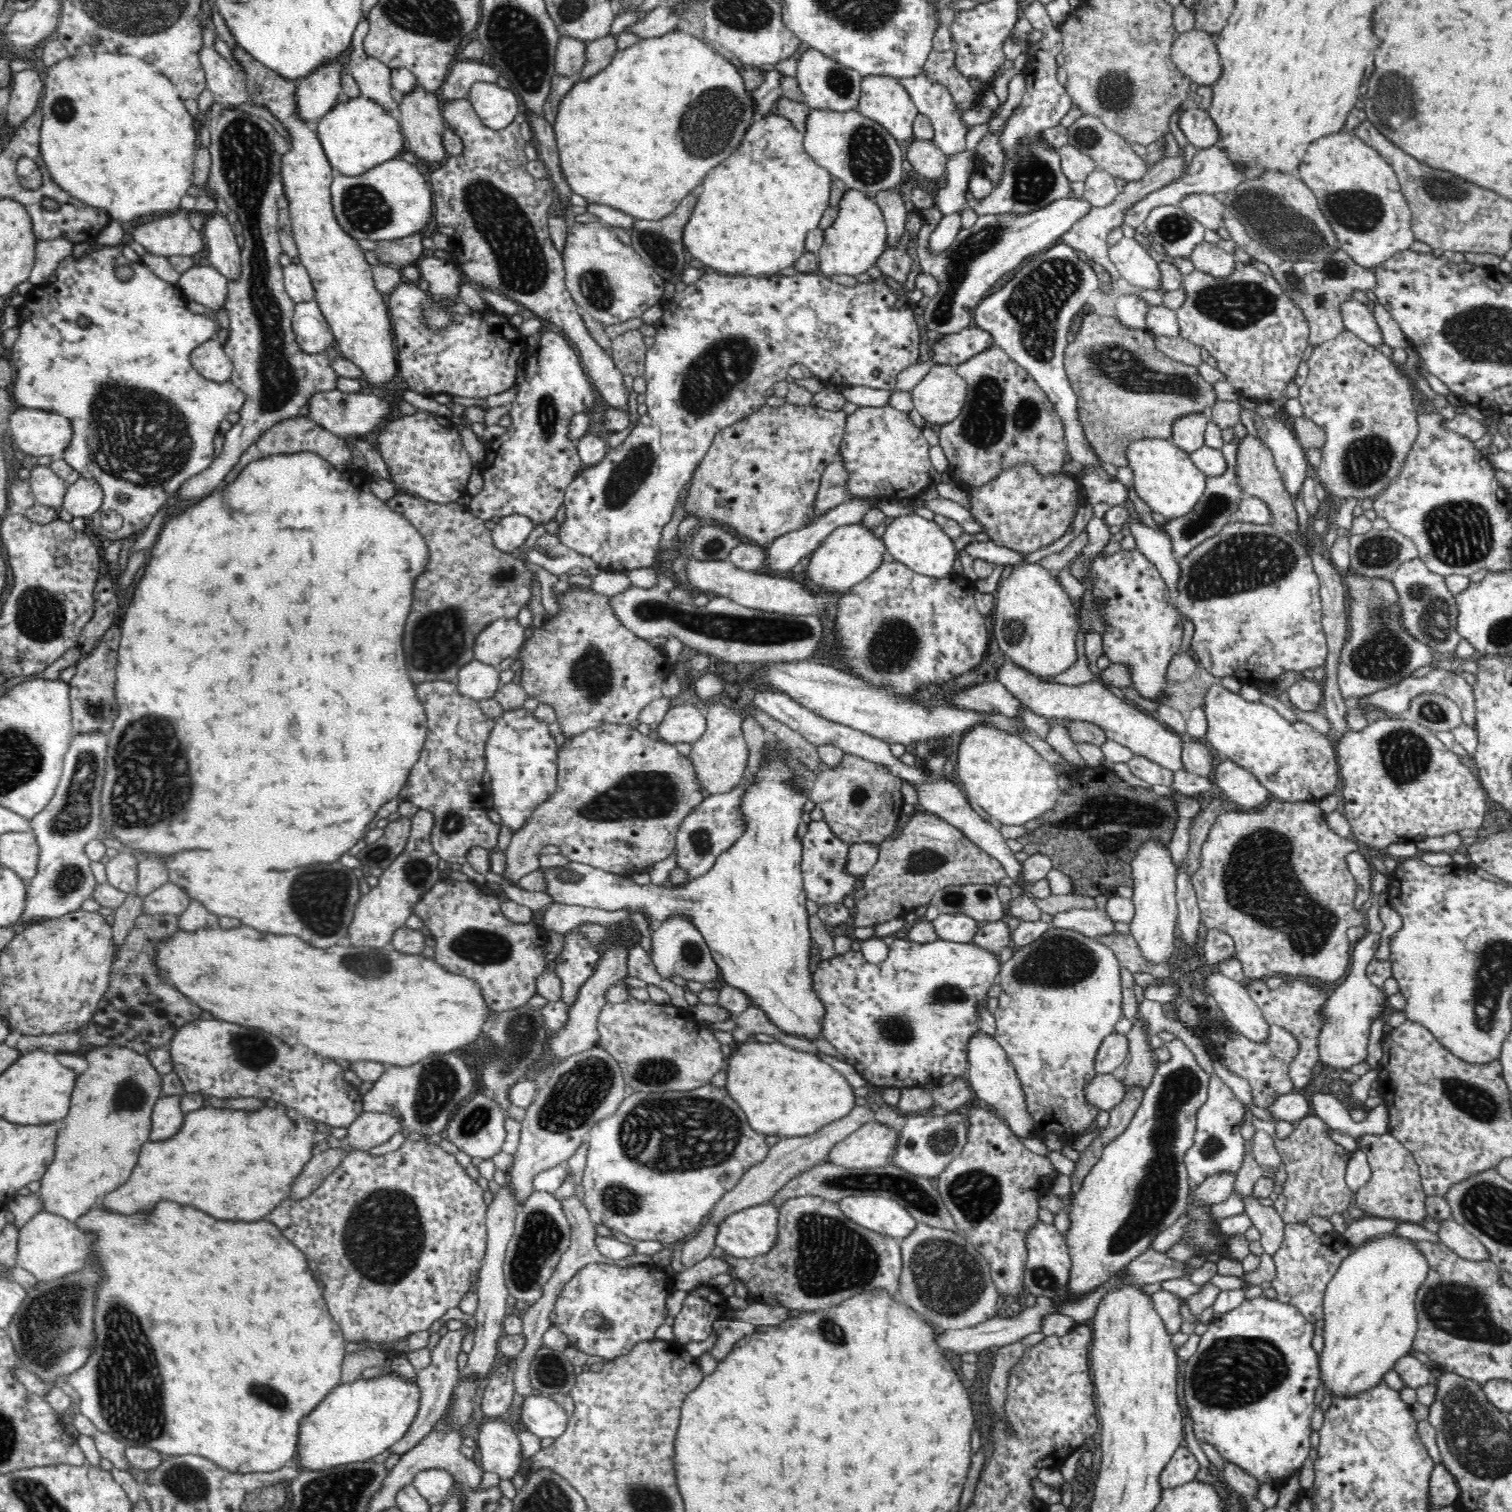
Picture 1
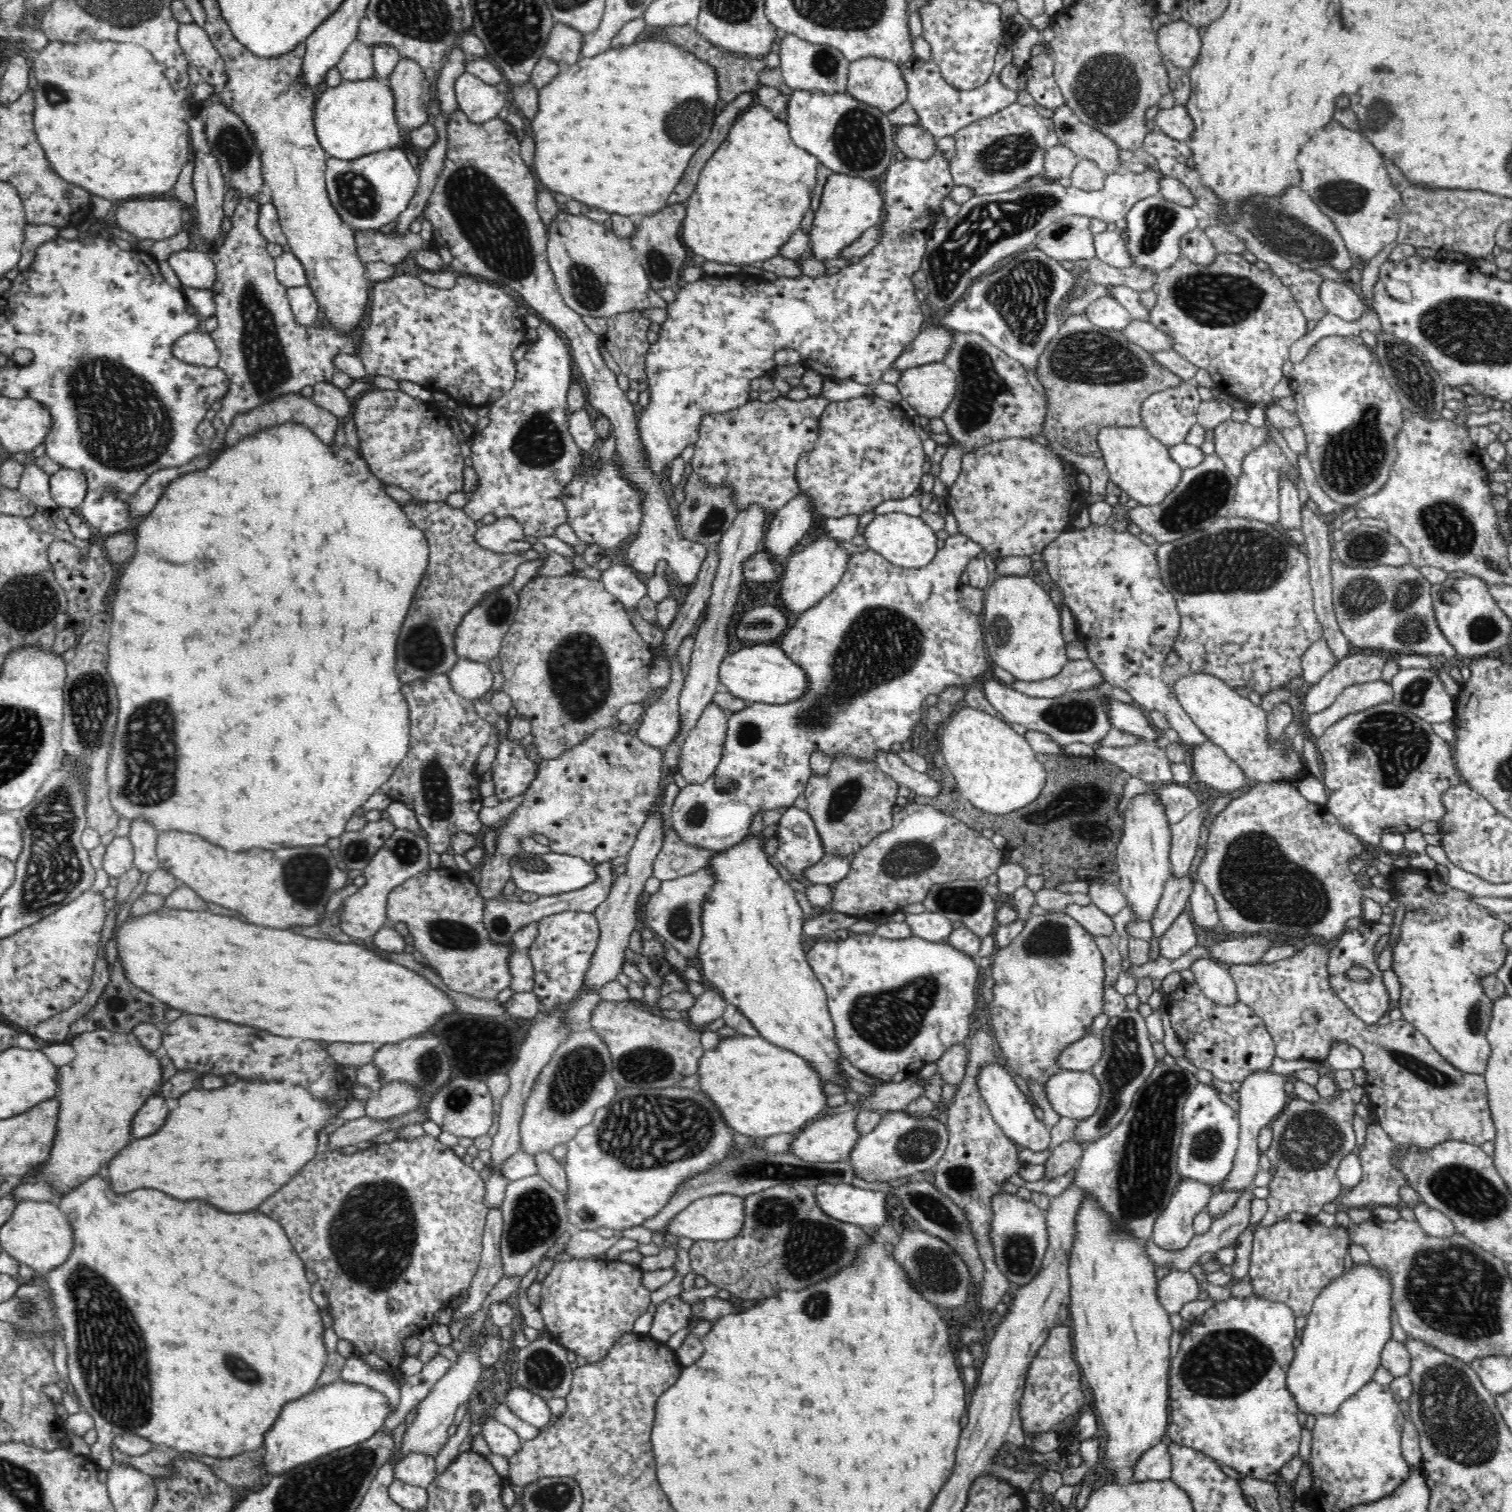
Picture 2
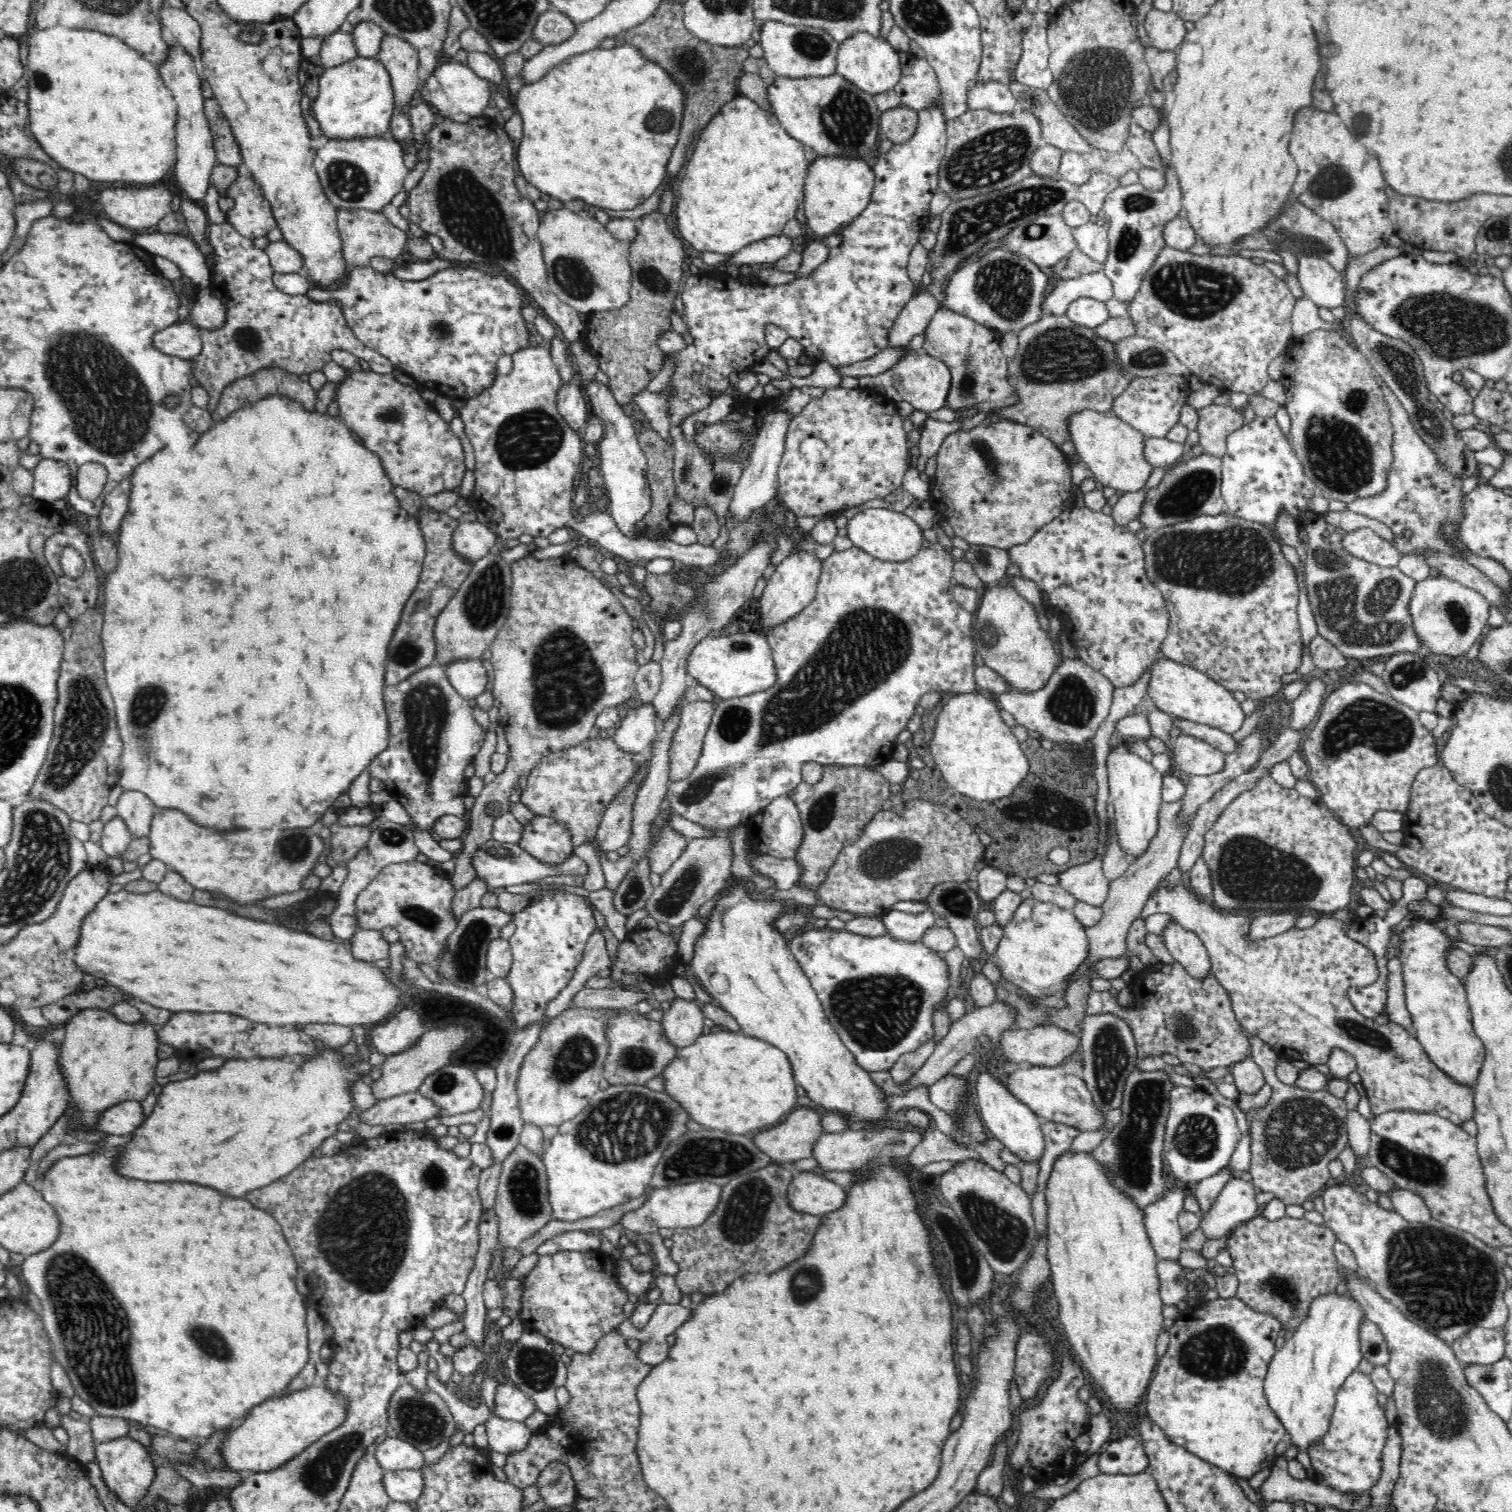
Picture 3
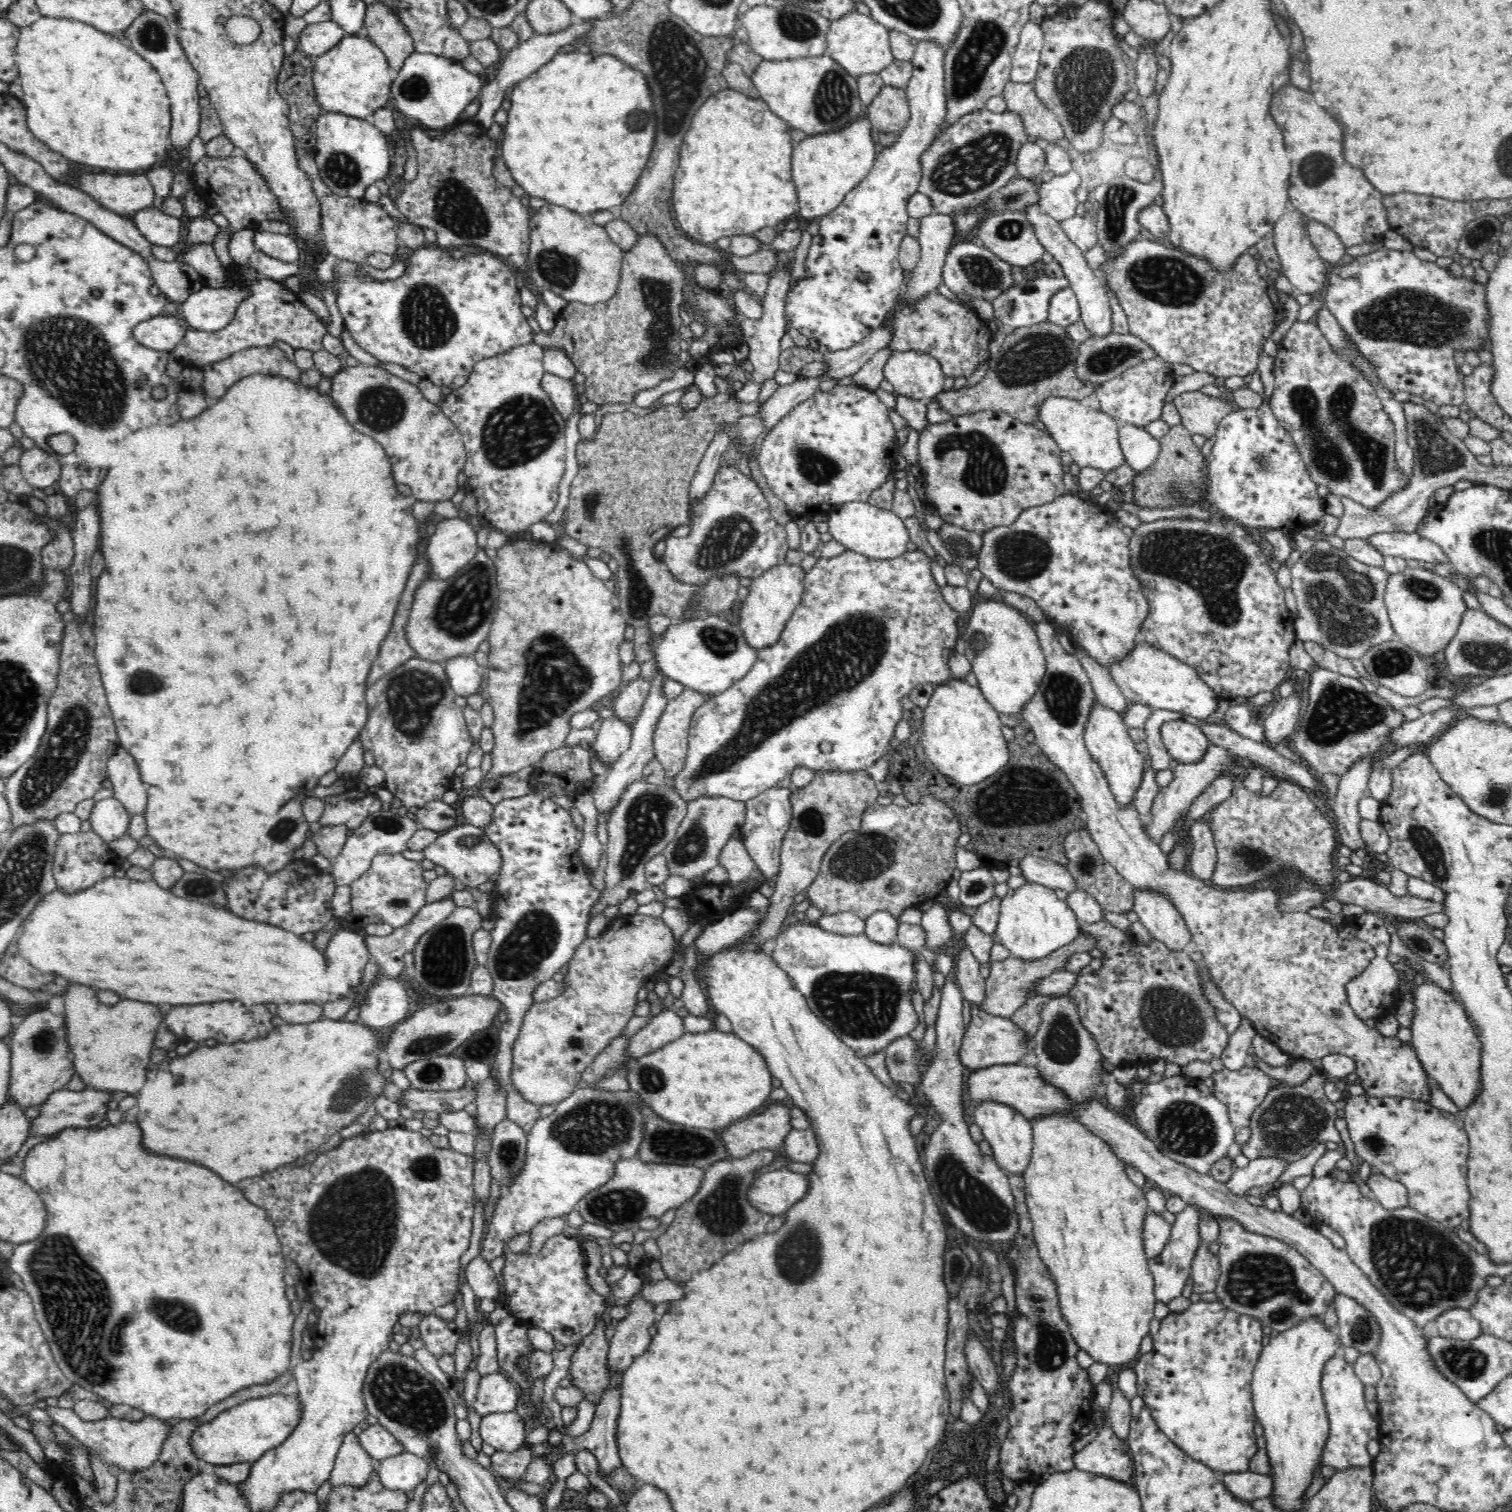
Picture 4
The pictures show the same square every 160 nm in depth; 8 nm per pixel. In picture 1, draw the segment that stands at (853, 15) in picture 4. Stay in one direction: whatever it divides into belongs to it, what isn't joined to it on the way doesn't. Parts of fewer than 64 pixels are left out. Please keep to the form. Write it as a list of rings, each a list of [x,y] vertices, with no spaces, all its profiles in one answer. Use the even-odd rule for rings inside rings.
[[[863,77],[860,84],[860,98],[857,109],[864,117],[884,126],[903,147],[914,140],[913,123],[919,116],[919,111],[914,105],[912,98],[898,79],[894,77]]]

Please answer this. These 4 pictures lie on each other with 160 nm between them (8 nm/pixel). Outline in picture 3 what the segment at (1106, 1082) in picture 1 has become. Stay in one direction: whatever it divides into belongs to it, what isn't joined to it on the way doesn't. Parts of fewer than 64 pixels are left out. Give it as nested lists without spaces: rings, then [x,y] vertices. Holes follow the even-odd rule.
[[[1042,1065],[1028,1066],[1028,1070],[1016,1070],[1008,1078],[1008,1090],[1034,1111],[1042,1121],[1062,1123],[1082,1131],[1098,1130],[1104,1126],[1105,1117],[1093,1101],[1083,1078],[1066,1074],[1064,1068]]]

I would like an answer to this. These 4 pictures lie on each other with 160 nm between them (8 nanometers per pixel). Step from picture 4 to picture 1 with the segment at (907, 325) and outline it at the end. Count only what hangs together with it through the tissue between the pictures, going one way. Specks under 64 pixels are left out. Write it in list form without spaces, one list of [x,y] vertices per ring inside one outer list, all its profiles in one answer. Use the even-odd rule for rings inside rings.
[[[997,345],[983,349],[955,368],[966,381],[966,404],[954,420],[942,424],[939,430],[939,445],[948,459],[952,481],[960,487],[986,484],[1000,469],[1024,461],[1044,476],[1062,472],[1067,451],[1063,422],[1026,369]]]

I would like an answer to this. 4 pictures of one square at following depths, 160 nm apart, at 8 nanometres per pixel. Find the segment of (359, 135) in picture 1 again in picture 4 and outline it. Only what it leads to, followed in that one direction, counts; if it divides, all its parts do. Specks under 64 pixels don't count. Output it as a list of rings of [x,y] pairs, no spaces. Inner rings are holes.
[[[365,32],[342,36],[335,48],[314,58],[313,84],[324,113],[342,113],[371,122],[371,117],[390,102],[391,69],[382,50]]]

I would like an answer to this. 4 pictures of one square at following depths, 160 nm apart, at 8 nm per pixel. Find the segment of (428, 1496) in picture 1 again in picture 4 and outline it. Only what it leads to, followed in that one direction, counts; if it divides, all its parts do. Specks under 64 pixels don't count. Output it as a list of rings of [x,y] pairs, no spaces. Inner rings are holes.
[[[378,1423],[362,1426],[357,1431],[357,1437],[362,1448],[372,1459],[381,1461],[388,1456],[394,1456],[404,1451],[402,1443]]]

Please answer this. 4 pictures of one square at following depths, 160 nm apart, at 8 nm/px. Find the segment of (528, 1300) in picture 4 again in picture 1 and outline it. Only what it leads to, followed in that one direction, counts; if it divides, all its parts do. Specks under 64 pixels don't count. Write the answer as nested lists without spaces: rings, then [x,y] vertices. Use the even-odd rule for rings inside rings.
[[[605,1263],[586,1264],[580,1268],[563,1286],[562,1293],[558,1294],[554,1304],[556,1314],[555,1324],[569,1340],[569,1345],[582,1350],[590,1356],[598,1356],[605,1360],[612,1360],[630,1352],[634,1344],[644,1340],[654,1340],[656,1329],[664,1324],[668,1310],[666,1298],[674,1289],[675,1281],[670,1270],[655,1266],[618,1267]]]

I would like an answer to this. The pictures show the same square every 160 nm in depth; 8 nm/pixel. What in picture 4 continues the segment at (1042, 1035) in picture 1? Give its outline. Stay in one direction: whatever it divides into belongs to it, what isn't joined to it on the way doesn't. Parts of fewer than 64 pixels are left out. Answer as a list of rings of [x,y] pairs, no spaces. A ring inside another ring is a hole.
[[[1026,880],[1021,887],[1009,889],[1002,898],[994,936],[1014,958],[1038,960],[1074,942],[1078,936],[1079,922],[1066,900],[1060,900],[1053,889]]]

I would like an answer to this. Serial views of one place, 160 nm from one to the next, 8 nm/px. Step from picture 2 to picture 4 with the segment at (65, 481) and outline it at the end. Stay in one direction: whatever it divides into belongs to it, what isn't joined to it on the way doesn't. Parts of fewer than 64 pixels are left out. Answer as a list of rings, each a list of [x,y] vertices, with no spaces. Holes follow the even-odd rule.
[[[38,447],[31,449],[22,448],[22,456],[18,466],[22,469],[24,478],[33,488],[44,489],[52,486],[55,489],[60,477],[60,463],[58,456],[53,452],[48,453]]]

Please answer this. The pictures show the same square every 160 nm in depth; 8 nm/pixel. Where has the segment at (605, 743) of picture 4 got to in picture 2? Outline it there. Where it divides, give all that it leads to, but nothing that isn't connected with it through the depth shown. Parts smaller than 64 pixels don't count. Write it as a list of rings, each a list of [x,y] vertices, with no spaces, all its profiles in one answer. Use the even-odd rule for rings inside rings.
[[[676,656],[670,662],[671,679],[665,692],[644,710],[644,716],[639,721],[637,736],[644,744],[662,748],[670,744],[680,732],[679,696],[686,678],[687,668]]]

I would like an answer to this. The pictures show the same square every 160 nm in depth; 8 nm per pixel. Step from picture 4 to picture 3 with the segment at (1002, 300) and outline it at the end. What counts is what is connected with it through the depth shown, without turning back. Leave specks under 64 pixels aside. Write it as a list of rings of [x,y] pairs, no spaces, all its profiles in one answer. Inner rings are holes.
[[[1104,271],[1084,274],[1078,278],[1068,278],[1068,280],[1058,278],[1053,291],[1042,300],[1042,306],[1040,306],[1042,316],[1046,316],[1043,314],[1046,308],[1051,309],[1054,315],[1064,315],[1068,310],[1068,304],[1080,297],[1095,298],[1103,302],[1115,300],[1112,283]]]

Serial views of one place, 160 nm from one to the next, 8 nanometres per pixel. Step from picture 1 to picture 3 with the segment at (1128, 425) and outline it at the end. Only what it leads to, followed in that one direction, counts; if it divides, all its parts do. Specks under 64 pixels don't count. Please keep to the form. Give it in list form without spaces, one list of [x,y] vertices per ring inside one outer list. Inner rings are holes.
[[[1066,315],[1044,316],[1036,324],[1027,326],[1017,336],[1019,345],[1016,358],[1006,362],[1006,382],[1018,393],[1018,400],[1014,404],[996,408],[994,414],[1016,420],[1018,423],[1029,424],[1057,447],[1066,451],[1066,440],[1070,440],[1070,431],[1066,430],[1067,417],[1072,412],[1082,412],[1084,408],[1113,414],[1112,400],[1128,388],[1132,377],[1124,375],[1124,371],[1120,369],[1111,341],[1101,338],[1090,328],[1075,325]]]

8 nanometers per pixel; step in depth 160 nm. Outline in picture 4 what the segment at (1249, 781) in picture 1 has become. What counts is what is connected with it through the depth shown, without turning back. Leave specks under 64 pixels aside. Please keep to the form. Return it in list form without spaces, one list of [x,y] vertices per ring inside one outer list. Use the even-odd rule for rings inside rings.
[[[1177,719],[1161,726],[1161,739],[1168,754],[1177,762],[1198,762],[1208,750],[1208,737],[1199,725]]]

